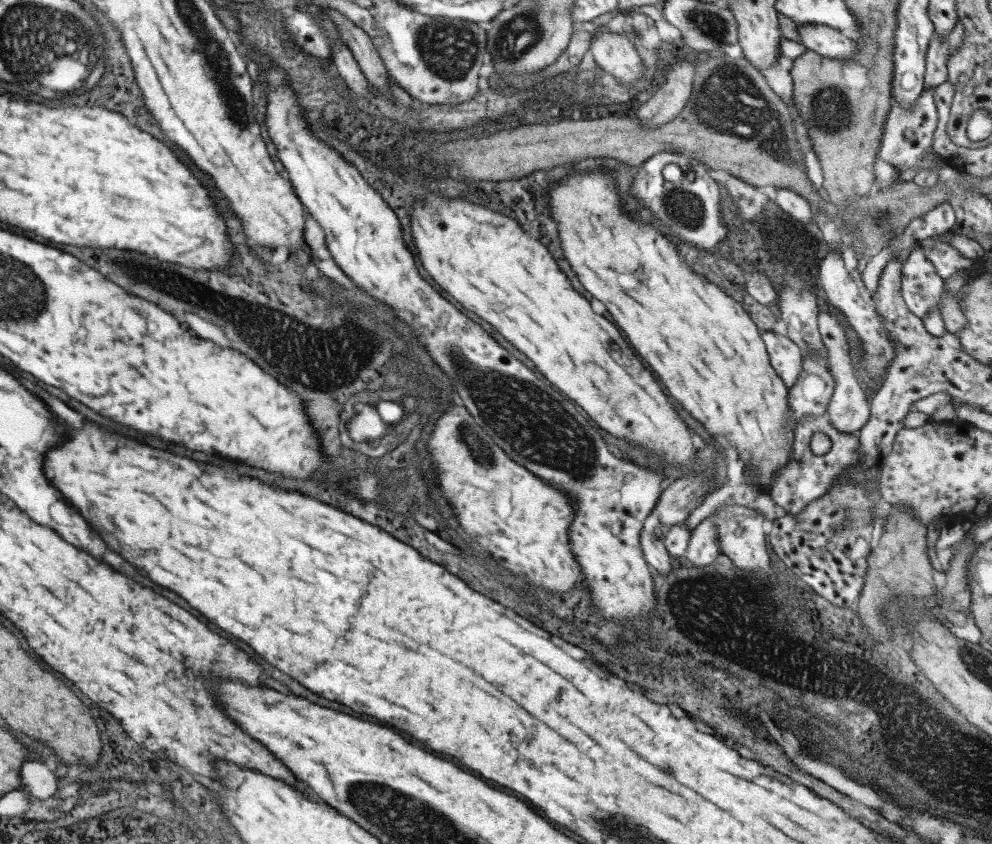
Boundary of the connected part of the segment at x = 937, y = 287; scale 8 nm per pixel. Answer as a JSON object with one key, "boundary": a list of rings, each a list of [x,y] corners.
{"boundary":[[[921,248],[909,252],[901,266],[901,296],[909,312],[917,318],[927,318],[939,308],[943,294],[943,278],[935,272],[933,264],[921,254]]]}

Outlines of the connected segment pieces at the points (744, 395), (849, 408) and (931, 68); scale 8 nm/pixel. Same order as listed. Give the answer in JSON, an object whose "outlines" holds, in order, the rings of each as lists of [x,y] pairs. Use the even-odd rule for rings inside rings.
{"outlines":[[[[601,172],[571,174],[551,192],[551,216],[557,220],[563,256],[583,288],[603,302],[615,326],[629,340],[633,352],[643,364],[651,366],[651,372],[663,382],[669,398],[679,402],[711,438],[723,436],[727,446],[737,452],[739,462],[745,462],[749,482],[769,494],[777,476],[789,464],[795,440],[795,418],[787,404],[789,388],[773,370],[761,332],[755,328],[751,316],[745,314],[743,306],[729,298],[719,286],[693,274],[655,228],[641,226],[627,216],[619,206],[613,182]]],[[[827,312],[819,314],[817,318],[817,332],[821,334],[821,340],[827,348],[827,358],[829,358],[829,370],[835,378],[835,390],[831,394],[831,400],[827,404],[827,410],[825,410],[825,416],[829,418],[829,422],[841,430],[841,432],[859,432],[869,416],[871,416],[871,404],[869,404],[869,394],[863,386],[859,386],[855,382],[855,376],[853,376],[853,368],[851,368],[851,358],[849,358],[849,348],[847,348],[847,342],[843,338],[843,328],[839,326],[839,322],[829,316]]],[[[957,18],[957,22],[953,24],[951,32],[933,32],[929,46],[927,46],[927,54],[925,54],[925,82],[923,82],[923,92],[931,92],[937,86],[943,86],[947,82],[947,58],[953,56],[961,46],[963,46],[963,36],[965,36],[965,26],[961,24],[961,20]]]]}

